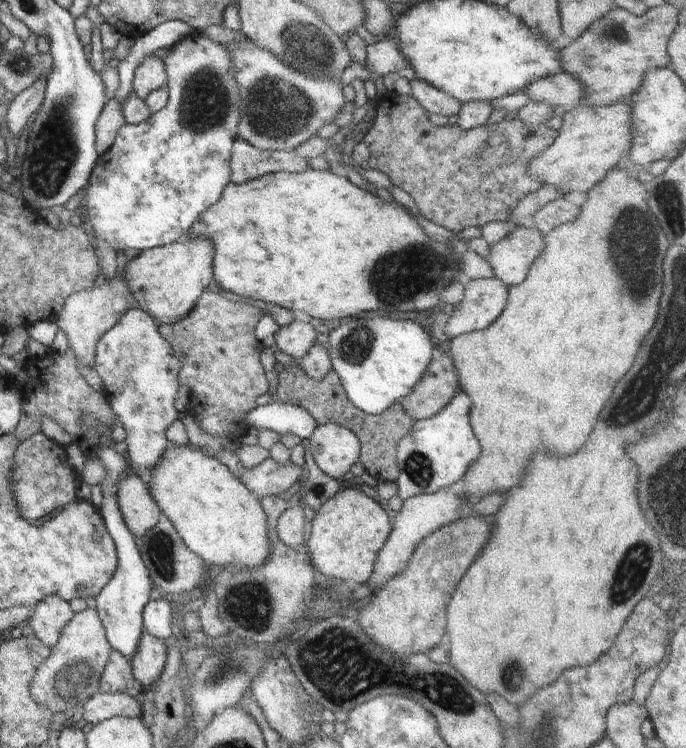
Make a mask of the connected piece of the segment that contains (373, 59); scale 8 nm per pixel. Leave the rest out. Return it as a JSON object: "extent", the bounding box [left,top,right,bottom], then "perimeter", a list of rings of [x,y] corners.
{"extent":[363,39,409,77],"perimeter":[[[388,39],[367,45],[367,55],[363,66],[371,76],[383,77],[388,72],[398,72],[409,64],[397,49],[394,39]]]}

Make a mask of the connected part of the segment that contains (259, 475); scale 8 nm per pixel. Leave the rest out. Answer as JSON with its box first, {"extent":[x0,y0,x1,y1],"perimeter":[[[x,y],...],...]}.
{"extent":[214,449,305,497],"perimeter":[[[226,449],[216,456],[214,458],[223,462],[250,492],[259,492],[262,496],[278,497],[295,483],[302,483],[301,480],[305,476],[305,468],[292,461],[278,464],[270,456],[251,469],[245,469],[239,463],[237,455],[230,450]]]}

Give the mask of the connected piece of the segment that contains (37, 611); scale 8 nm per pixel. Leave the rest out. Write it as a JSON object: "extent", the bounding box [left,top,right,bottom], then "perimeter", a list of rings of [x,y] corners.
{"extent":[29,595,74,648],"perimeter":[[[48,595],[32,609],[29,624],[34,634],[52,648],[56,646],[63,628],[74,615],[68,601],[58,595]]]}

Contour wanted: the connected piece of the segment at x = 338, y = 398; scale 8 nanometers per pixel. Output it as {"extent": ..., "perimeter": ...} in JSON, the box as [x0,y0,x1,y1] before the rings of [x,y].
{"extent":[274,360,414,482],"perimeter":[[[299,360],[290,366],[279,367],[277,392],[274,397],[283,403],[304,407],[315,418],[318,425],[334,423],[353,431],[361,442],[359,461],[362,462],[368,474],[378,482],[396,482],[399,475],[397,444],[400,439],[412,432],[414,423],[399,402],[390,405],[379,415],[366,414],[348,398],[334,370],[321,381],[317,381],[304,372]]]}

